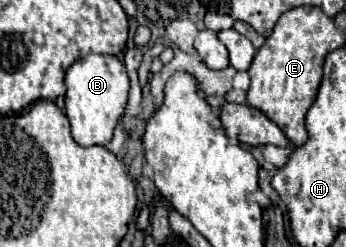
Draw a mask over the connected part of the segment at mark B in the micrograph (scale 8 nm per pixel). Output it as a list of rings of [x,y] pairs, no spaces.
[[[89,54],[67,70],[65,86],[65,116],[71,122],[73,140],[81,146],[105,146],[111,140],[113,130],[127,108],[129,76],[125,66],[119,62],[117,56]]]

